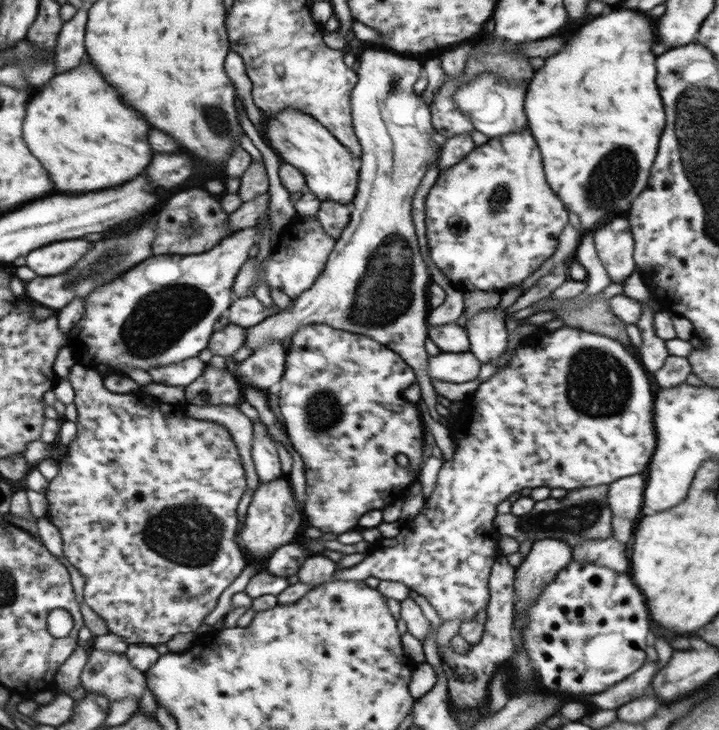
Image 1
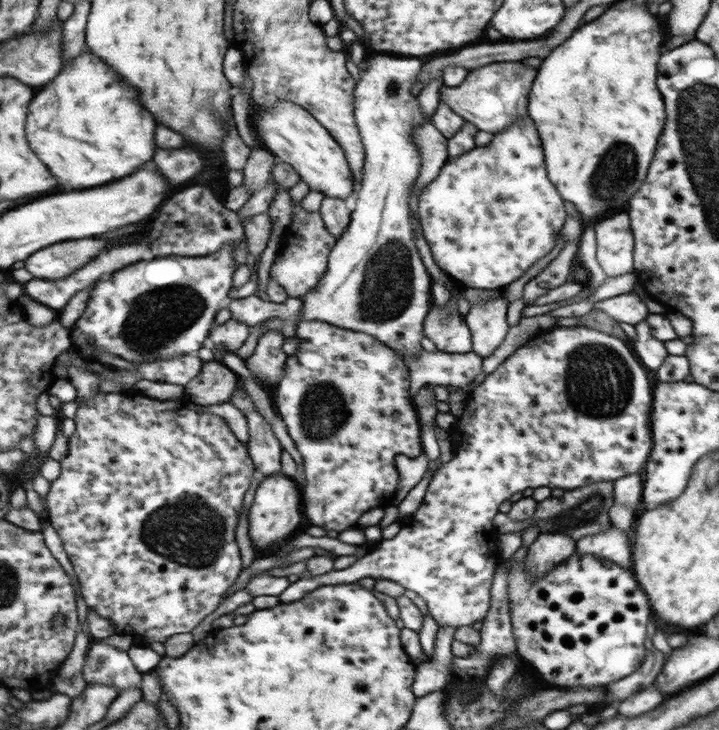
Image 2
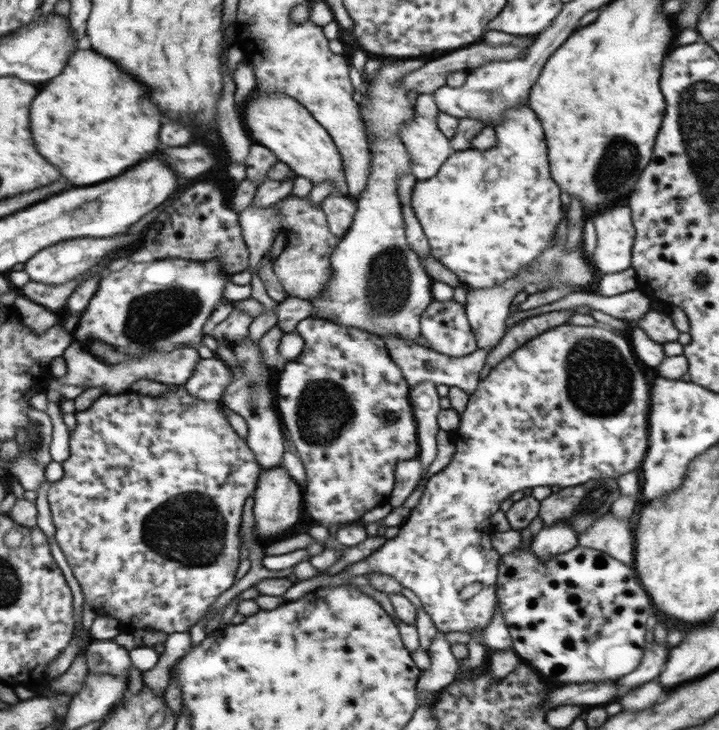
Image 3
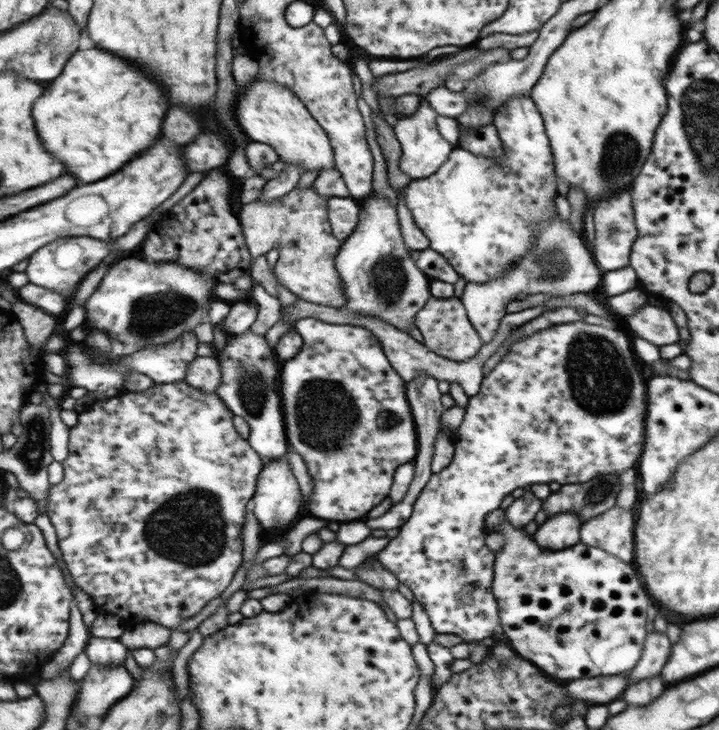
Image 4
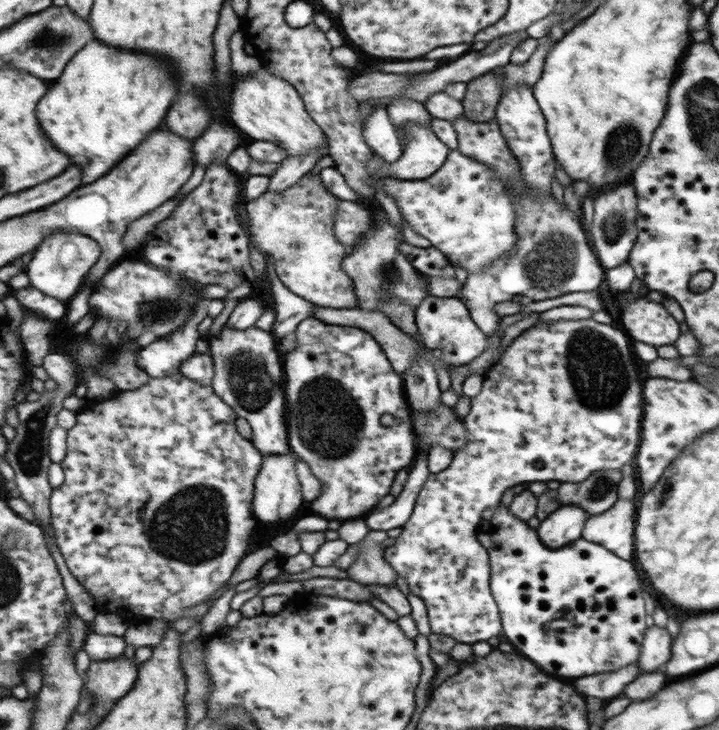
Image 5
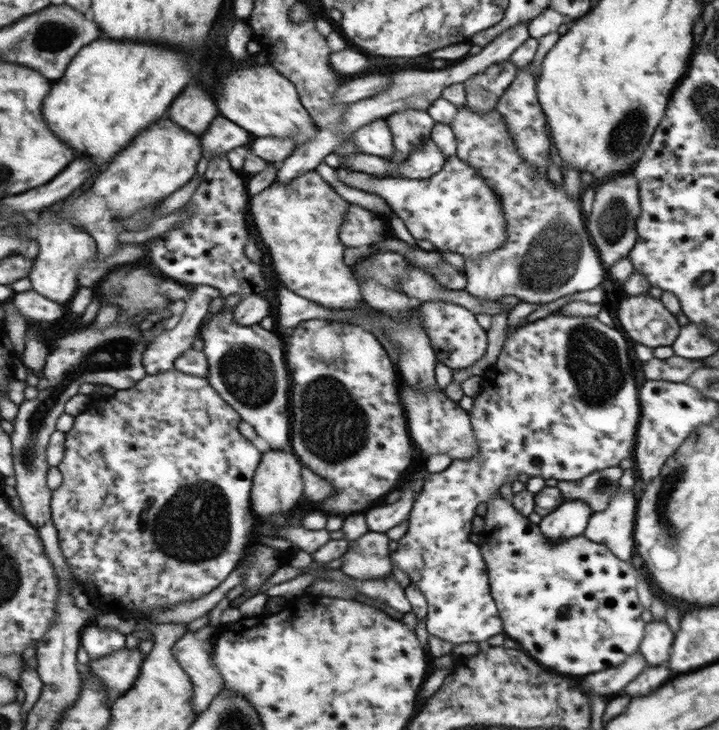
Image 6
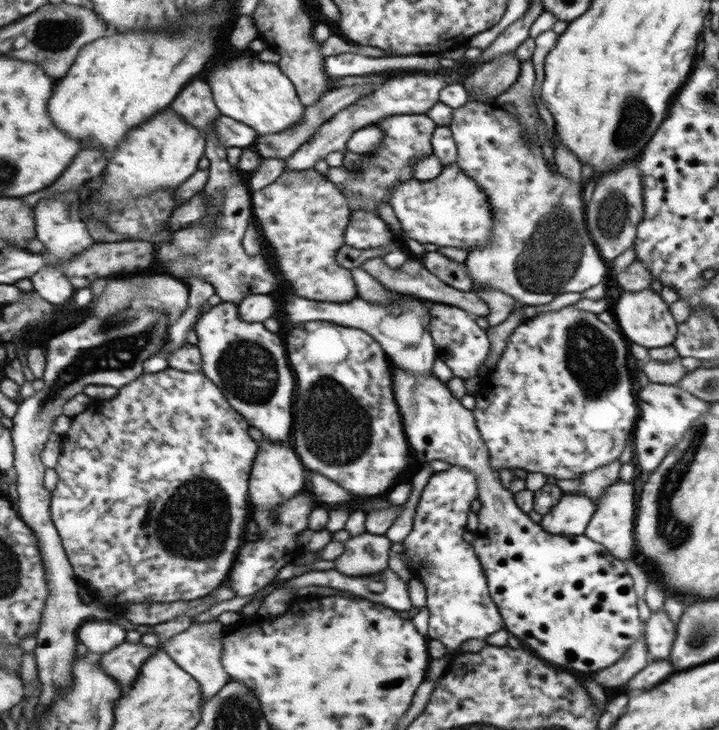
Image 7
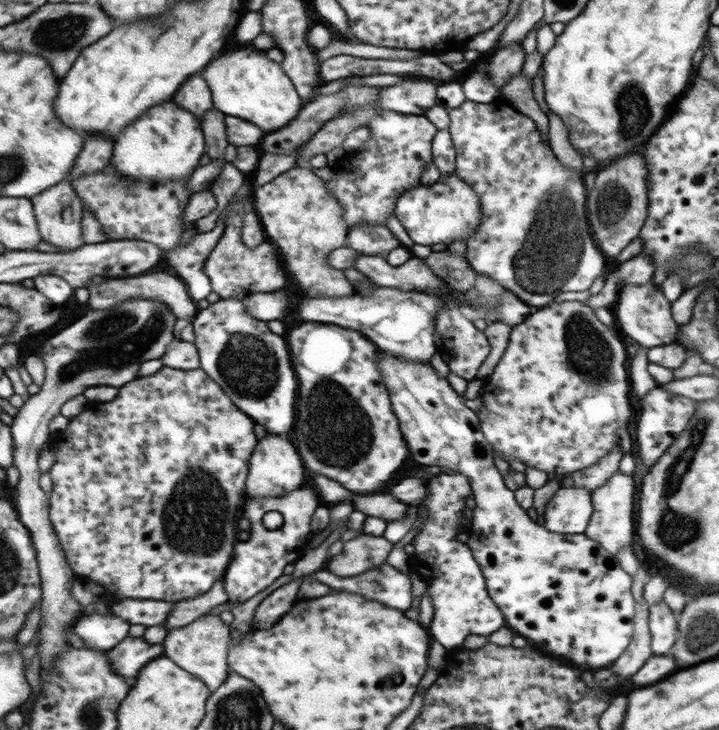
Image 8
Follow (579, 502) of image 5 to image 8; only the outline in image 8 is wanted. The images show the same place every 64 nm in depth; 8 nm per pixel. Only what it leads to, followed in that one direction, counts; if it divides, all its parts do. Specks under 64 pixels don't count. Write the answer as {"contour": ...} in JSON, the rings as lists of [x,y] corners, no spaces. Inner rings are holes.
{"contour":[[[615,445],[610,450],[610,453],[606,454],[606,457],[600,458],[590,467],[576,470],[574,473],[563,476],[558,484],[563,487],[586,488],[591,492],[594,488],[601,486],[604,480],[607,480],[607,477],[610,477],[618,470],[622,455],[619,445]]]}

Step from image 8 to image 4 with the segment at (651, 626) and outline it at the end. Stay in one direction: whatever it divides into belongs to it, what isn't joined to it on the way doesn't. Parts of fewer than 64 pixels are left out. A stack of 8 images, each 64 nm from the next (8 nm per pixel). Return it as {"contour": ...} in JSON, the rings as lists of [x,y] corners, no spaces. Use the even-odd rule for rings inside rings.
{"contour":[[[651,631],[644,638],[642,657],[639,658],[639,666],[637,664],[628,672],[629,684],[641,680],[641,678],[649,678],[660,674],[661,667],[667,662],[670,655],[671,645],[665,633]]]}

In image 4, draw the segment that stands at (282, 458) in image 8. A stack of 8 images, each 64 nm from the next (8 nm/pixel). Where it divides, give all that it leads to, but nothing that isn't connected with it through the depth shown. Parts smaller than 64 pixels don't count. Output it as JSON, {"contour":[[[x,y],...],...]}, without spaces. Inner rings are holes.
{"contour":[[[284,459],[266,462],[253,498],[253,514],[261,531],[295,522],[303,495],[297,490],[295,474]]]}

